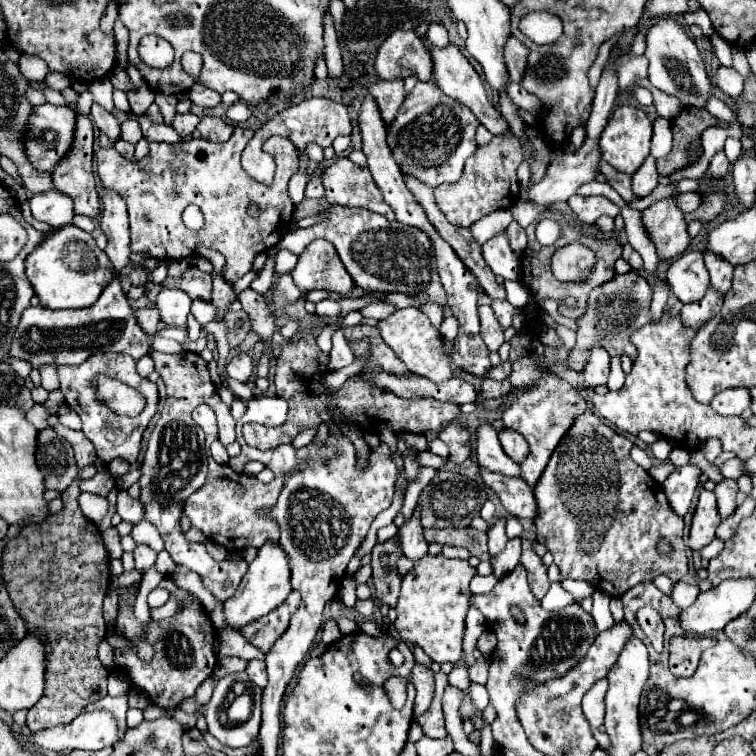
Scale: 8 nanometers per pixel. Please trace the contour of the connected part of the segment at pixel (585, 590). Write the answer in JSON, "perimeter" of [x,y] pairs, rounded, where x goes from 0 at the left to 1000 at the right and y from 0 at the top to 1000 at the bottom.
{"perimeter":[[[745,767],[742,775],[763,794],[769,796],[771,791],[779,791],[784,786],[784,775],[779,770],[771,770],[771,767]]]}

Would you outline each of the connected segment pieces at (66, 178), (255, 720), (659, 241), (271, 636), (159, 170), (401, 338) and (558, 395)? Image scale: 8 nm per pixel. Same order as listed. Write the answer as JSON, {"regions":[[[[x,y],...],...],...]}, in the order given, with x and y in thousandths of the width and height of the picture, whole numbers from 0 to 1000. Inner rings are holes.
{"regions":[[[[102,148],[102,156],[99,156],[99,183],[97,183],[94,198],[89,201],[89,209],[78,212],[78,220],[73,220],[67,233],[70,233],[70,241],[73,241],[73,251],[89,257],[97,265],[99,283],[118,286],[118,288],[126,291],[126,288],[131,288],[134,262],[131,262],[128,249],[126,249],[120,212],[123,212],[123,164],[120,164],[118,153]]],[[[284,913],[284,921],[279,923],[276,931],[269,934],[259,934],[255,923],[245,926],[238,937],[249,943],[257,943],[261,939],[271,944],[274,950],[274,960],[276,960],[276,968],[298,987],[306,987],[306,989],[324,989],[332,984],[332,979],[340,976],[343,971],[343,958],[345,958],[345,939],[337,934],[335,942],[332,942],[332,950],[321,958],[313,958],[313,960],[298,960],[292,958],[290,952],[290,937],[292,931],[287,929],[287,913]]],[[[898,257],[874,262],[851,278],[851,296],[864,315],[874,344],[898,339],[914,323],[906,280],[898,278],[896,262]]],[[[388,780],[380,794],[366,802],[358,812],[340,817],[340,823],[329,823],[329,828],[321,828],[319,841],[324,847],[329,847],[335,854],[340,854],[348,862],[356,862],[358,854],[374,841],[374,836],[382,828],[382,820],[388,815],[388,810],[396,804],[398,796],[398,786],[393,780]]],[[[313,167],[308,180],[300,188],[279,188],[279,185],[261,185],[261,183],[250,183],[242,190],[221,190],[221,188],[200,188],[197,190],[197,204],[189,212],[168,212],[160,209],[160,204],[152,196],[131,196],[128,201],[128,230],[136,241],[139,249],[157,254],[157,259],[168,267],[171,275],[171,294],[173,294],[173,333],[194,333],[202,341],[210,344],[247,344],[253,339],[261,336],[263,325],[287,331],[298,339],[300,349],[295,352],[295,368],[308,376],[316,368],[321,368],[332,354],[335,354],[335,344],[340,336],[361,328],[377,307],[382,307],[385,291],[388,291],[388,278],[390,270],[380,254],[380,241],[382,235],[396,225],[396,204],[393,198],[385,193],[385,185],[380,183],[369,183],[364,180],[364,196],[358,196],[364,204],[364,214],[366,214],[366,233],[361,238],[360,247],[353,247],[343,241],[335,241],[319,222],[316,212],[319,212],[319,201],[327,193],[327,188],[335,183],[335,172],[332,169],[321,169]],[[335,265],[345,272],[348,283],[343,288],[332,288],[327,283],[327,267]],[[247,270],[261,270],[271,286],[271,296],[263,307],[250,304],[242,291],[239,283],[245,278]]],[[[541,405],[541,407],[522,410],[522,415],[517,415],[512,423],[501,426],[501,437],[504,437],[507,450],[536,479],[541,492],[562,497],[562,500],[567,500],[575,508],[602,500],[602,495],[597,489],[597,474],[594,474],[591,466],[586,466],[586,450],[583,450],[581,439],[575,437],[570,423],[554,407]]],[[[700,466],[689,471],[684,479],[679,479],[679,492],[673,497],[673,505],[681,521],[676,534],[663,540],[663,556],[668,566],[687,571],[700,585],[700,603],[687,616],[689,616],[689,632],[705,646],[713,630],[718,627],[734,590],[758,563],[761,553],[766,548],[779,545],[779,534],[774,532],[771,521],[761,516],[750,503],[721,489],[718,476],[708,466]]]]}

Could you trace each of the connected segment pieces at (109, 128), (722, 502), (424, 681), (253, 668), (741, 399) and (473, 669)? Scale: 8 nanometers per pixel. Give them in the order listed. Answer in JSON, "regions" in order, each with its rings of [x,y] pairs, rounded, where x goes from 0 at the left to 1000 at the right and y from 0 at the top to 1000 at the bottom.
{"regions":[[[[123,138],[120,140],[120,156],[126,159],[128,169],[142,177],[142,183],[147,183],[149,188],[160,183],[160,164],[157,164],[157,159],[147,148],[142,148],[134,140]]],[[[956,635],[946,643],[946,656],[948,656],[948,669],[954,688],[962,688],[972,677],[972,653],[975,653],[975,640],[972,635]]],[[[552,878],[546,884],[544,902],[552,910],[552,923],[549,923],[549,950],[552,950],[552,947],[557,947],[567,937],[567,931],[573,926],[573,907],[575,907],[573,905],[573,889]]],[[[332,873],[327,878],[327,886],[324,886],[332,897],[332,902],[337,902],[343,910],[348,910],[353,905],[353,886],[351,886],[351,876],[348,873]]],[[[988,513],[956,516],[943,526],[940,537],[954,550],[980,550],[993,537],[993,521]]],[[[642,868],[631,870],[628,878],[623,878],[618,886],[620,886],[620,897],[626,902],[634,902],[634,905],[642,905],[644,902],[644,881],[647,881],[647,873]]]]}

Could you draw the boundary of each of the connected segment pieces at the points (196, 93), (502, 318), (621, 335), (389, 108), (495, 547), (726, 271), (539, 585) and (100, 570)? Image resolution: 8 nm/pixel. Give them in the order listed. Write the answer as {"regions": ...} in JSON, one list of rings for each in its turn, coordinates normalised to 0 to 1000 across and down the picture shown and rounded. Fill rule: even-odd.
{"regions":[[[[258,108],[258,114],[253,114],[247,127],[250,127],[250,132],[255,138],[261,138],[266,143],[282,143],[282,140],[287,140],[292,135],[292,124],[290,122],[276,119],[269,111],[263,111],[263,108]]],[[[652,397],[649,402],[657,423],[663,426],[665,434],[671,434],[676,429],[676,418],[679,418],[679,405],[671,399],[671,397]]],[[[832,360],[824,365],[813,365],[808,373],[800,373],[798,378],[790,378],[782,384],[779,389],[779,399],[776,399],[776,410],[769,421],[763,421],[763,455],[758,463],[753,463],[750,479],[755,489],[769,492],[776,481],[776,471],[782,466],[782,460],[787,458],[798,458],[806,471],[832,471],[835,476],[840,476],[840,458],[835,455],[835,442],[840,437],[845,437],[848,431],[861,426],[861,394],[864,394],[864,384],[858,378],[858,373],[845,365],[843,360]]],[[[499,103],[491,114],[488,114],[488,122],[496,127],[499,138],[501,138],[501,146],[504,146],[504,153],[509,159],[509,164],[515,167],[515,161],[522,156],[533,130],[536,130],[536,116],[533,116],[533,103],[525,103],[525,106],[507,106],[507,103]]],[[[657,685],[657,690],[649,696],[649,701],[644,706],[647,706],[647,735],[649,735],[649,741],[655,741],[657,733],[665,730],[668,720],[673,714],[668,706],[668,688]]],[[[933,331],[933,352],[940,362],[940,378],[946,378],[954,386],[962,386],[967,381],[967,368],[970,368],[967,347],[956,347],[951,336],[938,336],[938,331]]],[[[692,714],[692,735],[689,735],[689,746],[694,749],[697,759],[700,759],[700,772],[705,786],[716,794],[721,788],[721,783],[726,780],[726,765],[724,765],[724,749],[716,743],[716,738],[702,728],[702,714]]],[[[107,630],[99,632],[99,638],[81,653],[83,656],[83,675],[65,683],[54,693],[38,693],[33,696],[25,709],[9,717],[1,738],[1,754],[4,754],[4,767],[9,772],[9,783],[36,823],[36,828],[44,833],[44,823],[57,823],[57,836],[65,844],[62,854],[62,886],[60,886],[60,918],[54,929],[49,929],[38,939],[38,963],[46,966],[62,966],[70,960],[91,958],[99,952],[110,937],[118,929],[131,926],[134,921],[142,921],[142,897],[144,889],[136,884],[131,868],[128,868],[128,854],[134,844],[142,836],[134,799],[136,791],[144,780],[144,733],[136,722],[134,704],[128,696],[110,683],[102,656],[104,656],[104,640]]]]}

